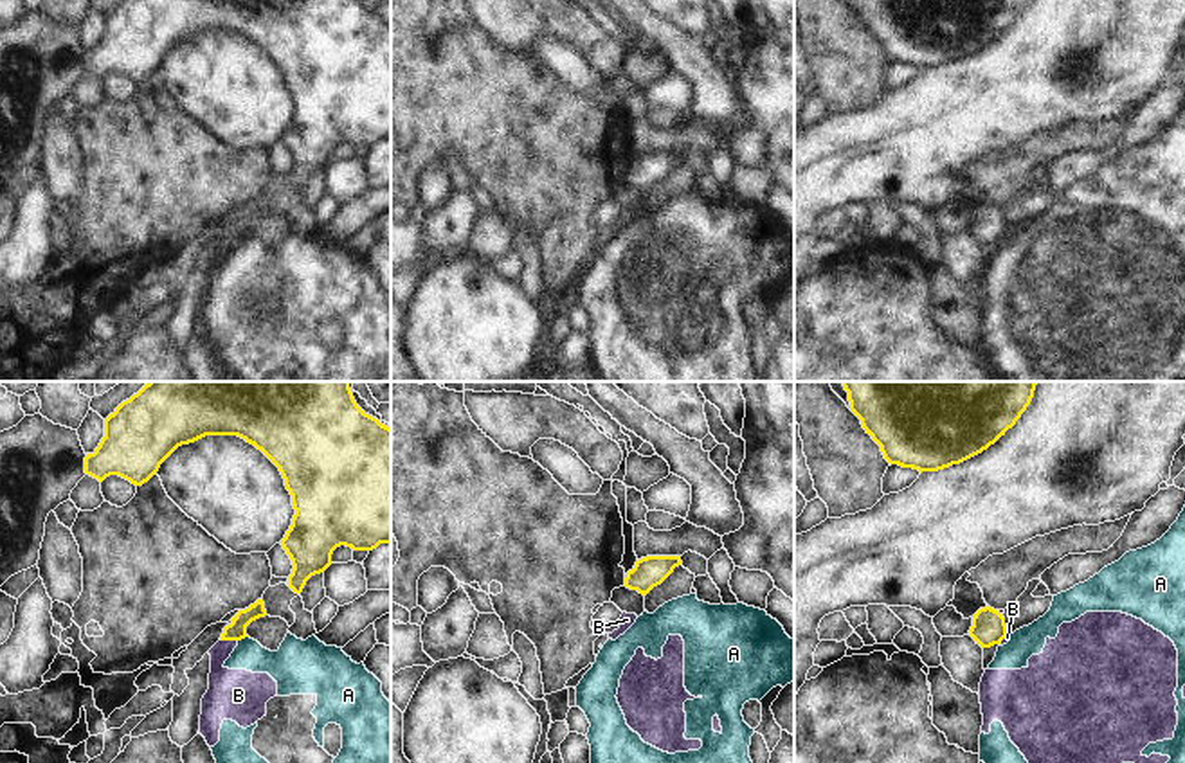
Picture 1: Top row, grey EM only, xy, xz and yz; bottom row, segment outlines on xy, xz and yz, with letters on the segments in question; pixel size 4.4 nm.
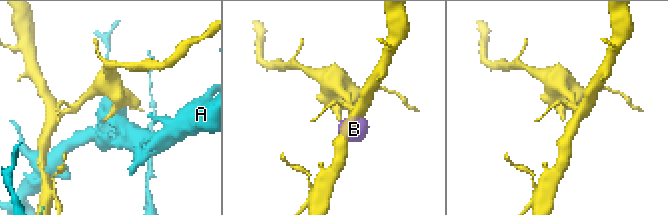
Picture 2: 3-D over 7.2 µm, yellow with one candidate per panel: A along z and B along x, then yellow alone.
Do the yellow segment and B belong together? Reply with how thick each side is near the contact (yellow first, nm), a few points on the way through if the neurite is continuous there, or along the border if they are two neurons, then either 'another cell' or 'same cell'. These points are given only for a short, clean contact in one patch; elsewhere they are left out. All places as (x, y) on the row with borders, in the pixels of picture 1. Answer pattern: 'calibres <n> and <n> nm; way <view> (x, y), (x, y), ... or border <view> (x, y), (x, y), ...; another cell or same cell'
calibres 90 and 220 nm; border xy (220, 639), (236, 641); another cell

